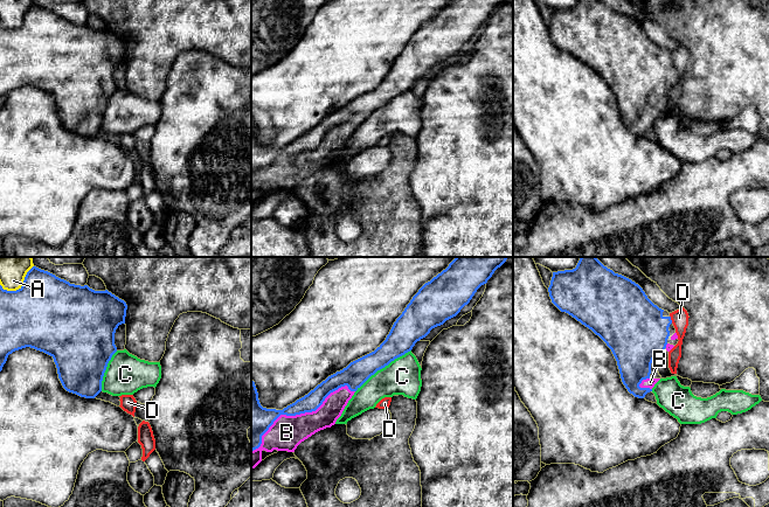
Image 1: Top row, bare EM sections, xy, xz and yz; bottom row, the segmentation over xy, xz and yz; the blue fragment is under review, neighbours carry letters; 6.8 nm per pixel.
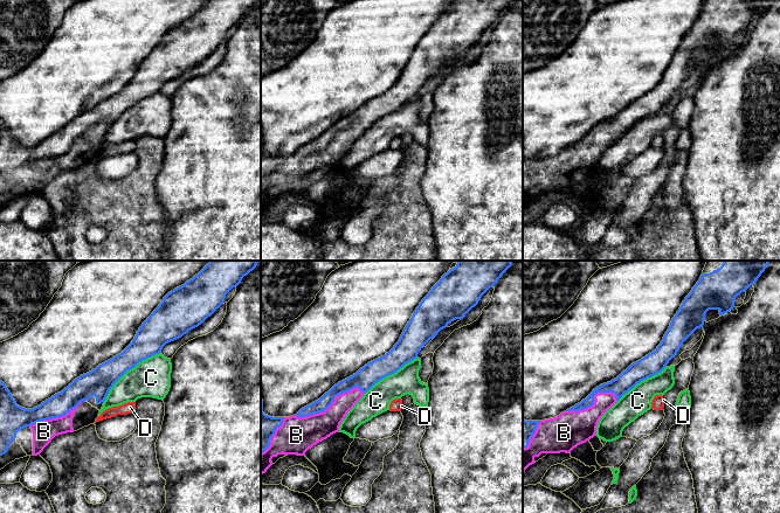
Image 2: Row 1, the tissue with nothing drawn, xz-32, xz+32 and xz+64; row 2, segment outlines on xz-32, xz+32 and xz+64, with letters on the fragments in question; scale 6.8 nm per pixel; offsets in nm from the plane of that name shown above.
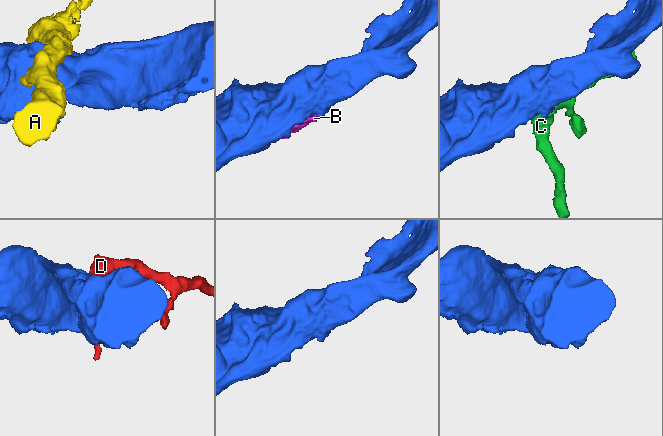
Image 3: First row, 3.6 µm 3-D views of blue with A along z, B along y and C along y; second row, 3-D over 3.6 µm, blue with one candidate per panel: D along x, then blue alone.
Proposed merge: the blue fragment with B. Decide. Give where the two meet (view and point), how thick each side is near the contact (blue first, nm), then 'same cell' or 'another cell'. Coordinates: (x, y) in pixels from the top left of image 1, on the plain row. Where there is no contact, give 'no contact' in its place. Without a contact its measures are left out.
contact xz (298, 152); calibres 150 and 240 nm; same cell

